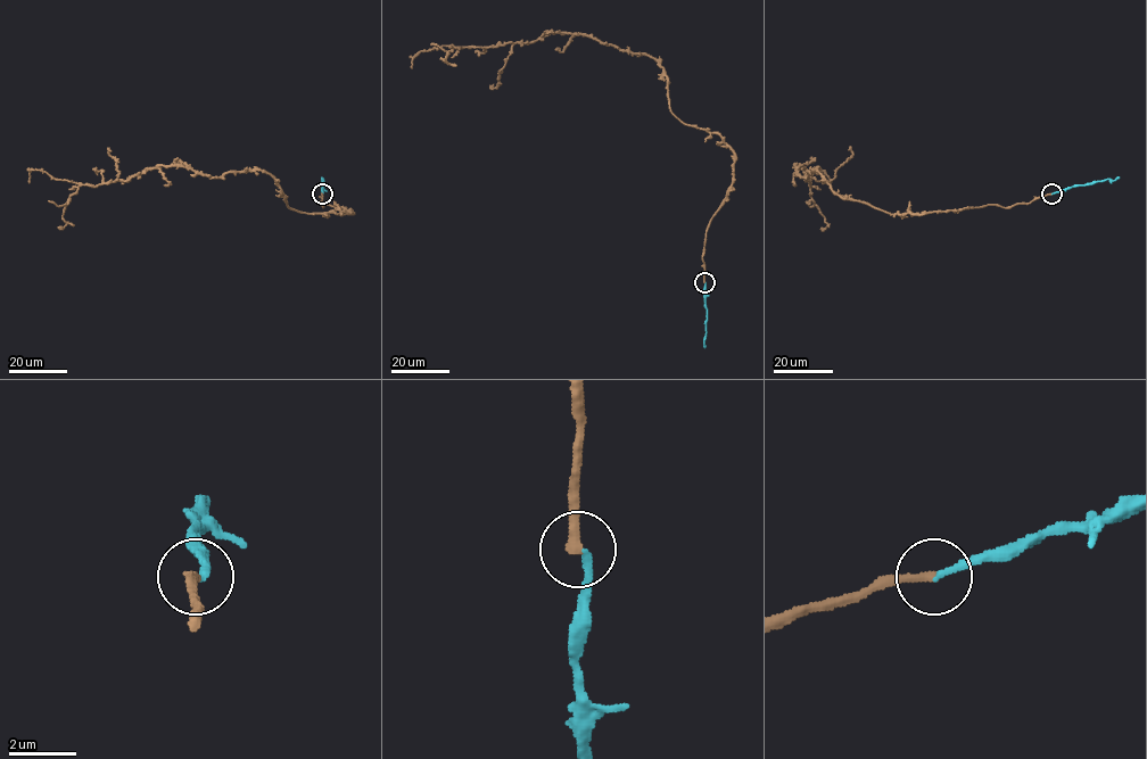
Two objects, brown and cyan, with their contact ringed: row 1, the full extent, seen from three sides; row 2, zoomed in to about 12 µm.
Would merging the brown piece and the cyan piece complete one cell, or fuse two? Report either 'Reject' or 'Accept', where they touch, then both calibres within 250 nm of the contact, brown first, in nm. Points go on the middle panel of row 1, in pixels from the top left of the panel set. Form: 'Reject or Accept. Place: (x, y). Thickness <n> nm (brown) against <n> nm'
Reject. Place: (704, 282). Thickness 320 nm (brown) against 200 nm

